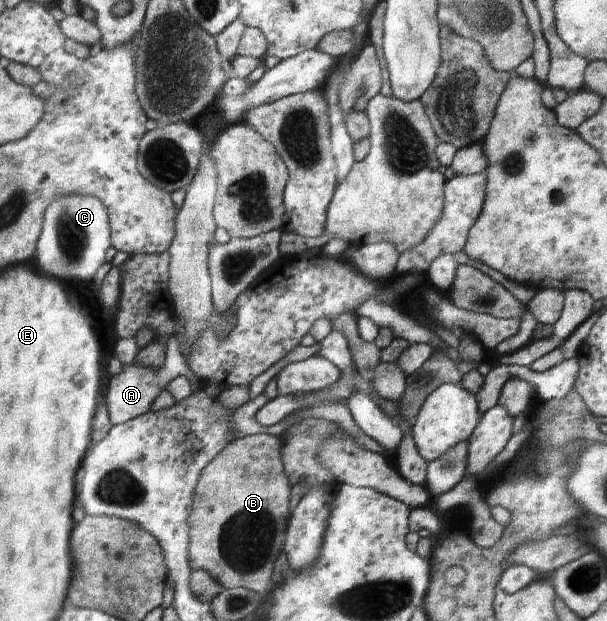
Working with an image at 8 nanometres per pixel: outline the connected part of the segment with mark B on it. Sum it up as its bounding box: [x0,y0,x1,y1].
[191,433,289,602]

